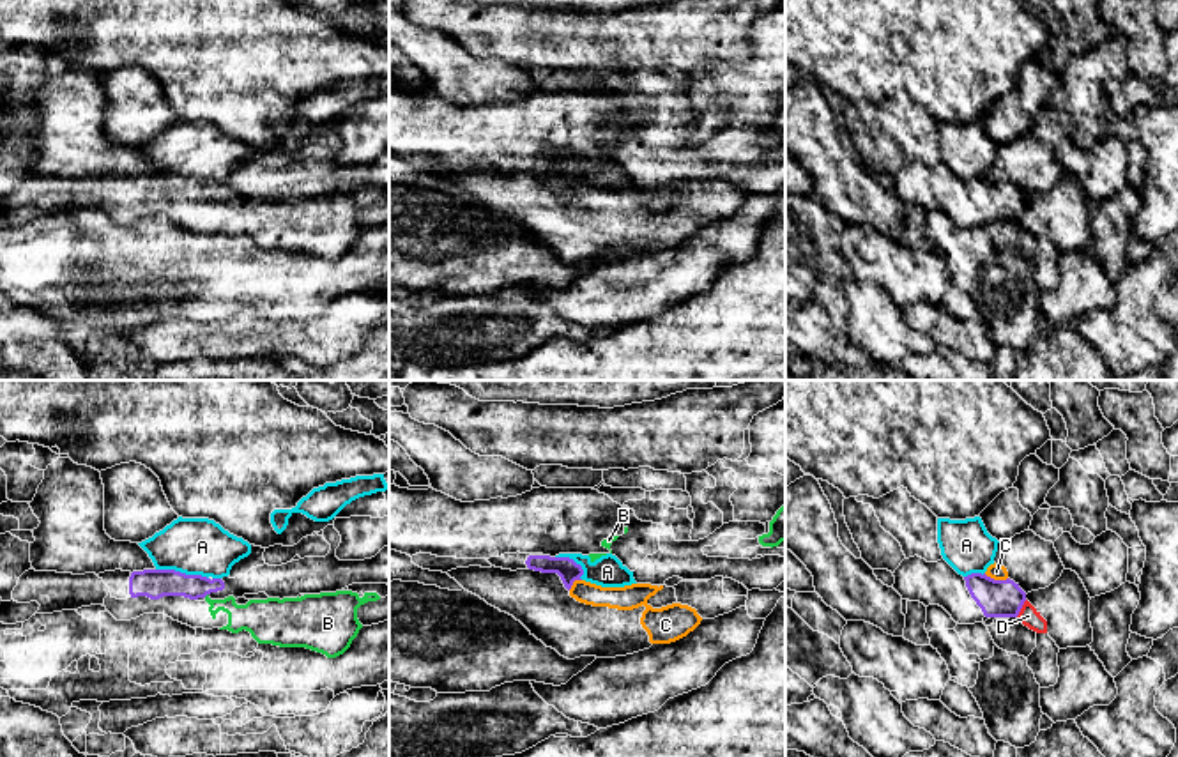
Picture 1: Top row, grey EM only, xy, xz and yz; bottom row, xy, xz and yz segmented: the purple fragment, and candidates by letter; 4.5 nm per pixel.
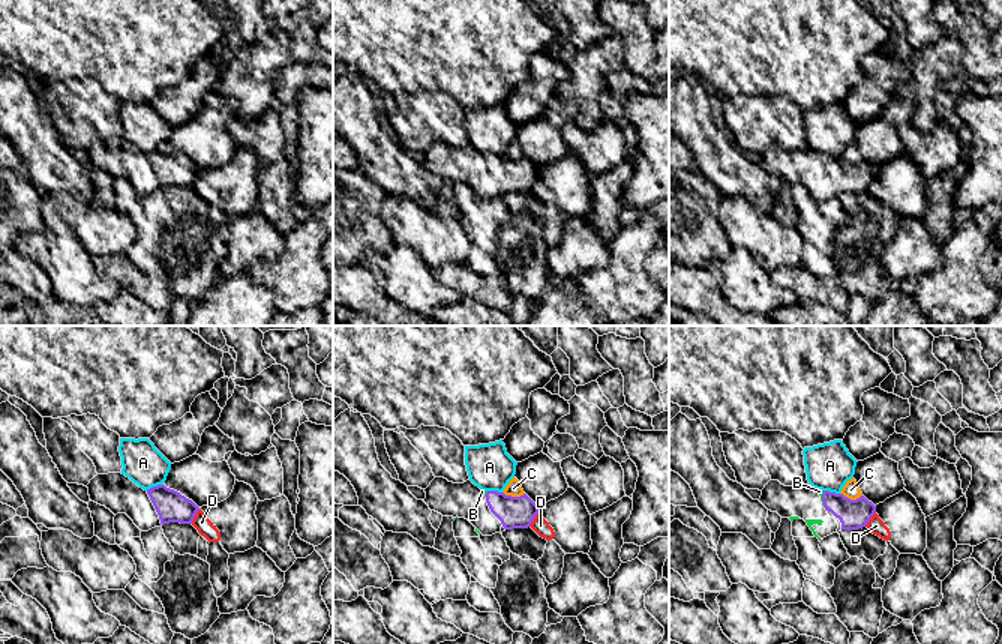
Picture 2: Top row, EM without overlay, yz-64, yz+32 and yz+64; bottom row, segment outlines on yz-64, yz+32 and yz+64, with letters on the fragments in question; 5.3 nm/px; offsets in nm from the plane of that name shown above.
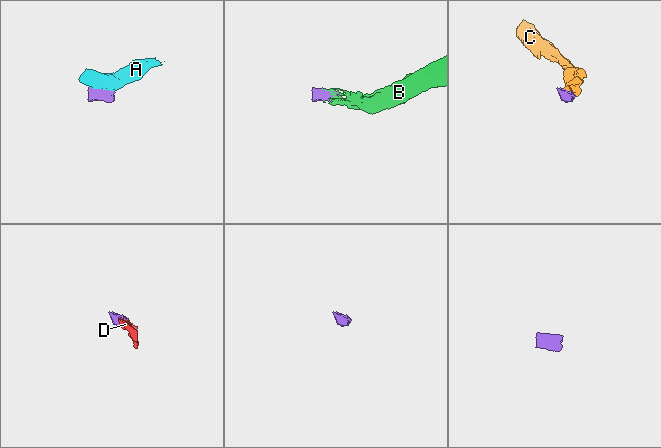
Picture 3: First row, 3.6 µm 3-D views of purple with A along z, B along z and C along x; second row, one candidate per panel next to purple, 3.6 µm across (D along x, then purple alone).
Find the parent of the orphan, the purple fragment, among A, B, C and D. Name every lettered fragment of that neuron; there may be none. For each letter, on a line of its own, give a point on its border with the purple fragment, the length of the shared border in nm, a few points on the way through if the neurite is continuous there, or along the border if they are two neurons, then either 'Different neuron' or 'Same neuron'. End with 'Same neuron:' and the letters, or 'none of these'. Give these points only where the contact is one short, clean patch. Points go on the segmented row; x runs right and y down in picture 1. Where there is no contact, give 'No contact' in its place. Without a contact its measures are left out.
A: Touches purple at xy (183, 573). Shared border 240 nm. Boundary: xy (156, 568), (200, 573), (207, 579). Different neuron
B: Touches purple at xy (206, 595). Shared border 30 nm. Same neuron
C: Touches purple at yz (996, 581). Shared border 110 nm. Boundary: yz (984, 573), (994, 579), (1007, 579). Different neuron
D: Touches purple at yz (1021, 607). Shared border 90 nm. Boundary: yz (1026, 600), (1016, 616). Different neuron
Same neuron: B

